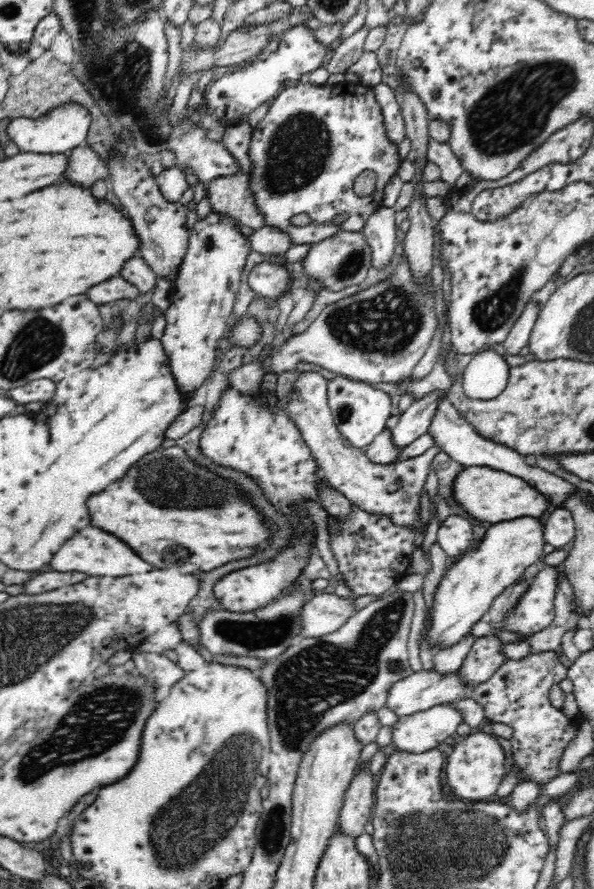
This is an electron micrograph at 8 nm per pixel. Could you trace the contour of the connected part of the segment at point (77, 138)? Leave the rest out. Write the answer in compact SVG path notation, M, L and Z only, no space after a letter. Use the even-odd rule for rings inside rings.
M78 103L62 105L51 113L37 119L11 119L6 126L6 133L20 150L20 153L32 152L36 154L66 154L74 148L85 144L86 132L92 122L90 111Z

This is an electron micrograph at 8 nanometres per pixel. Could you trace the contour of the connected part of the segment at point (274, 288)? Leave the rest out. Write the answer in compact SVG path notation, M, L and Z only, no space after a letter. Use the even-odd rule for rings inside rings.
M262 261L255 265L247 273L248 285L255 294L267 296L267 298L278 298L285 290L289 288L288 271L284 265L275 266Z

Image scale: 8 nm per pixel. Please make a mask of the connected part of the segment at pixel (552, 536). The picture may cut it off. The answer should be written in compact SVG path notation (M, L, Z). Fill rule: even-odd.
M555 508L545 515L544 540L554 549L564 548L575 537L575 523L565 508Z

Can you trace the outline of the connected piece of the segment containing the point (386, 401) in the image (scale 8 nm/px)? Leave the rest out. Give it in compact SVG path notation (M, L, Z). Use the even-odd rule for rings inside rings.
M336 377L327 383L328 407L332 413L334 425L352 446L363 449L383 431L387 420L392 416L390 396L382 390L376 390L364 381L348 377Z

